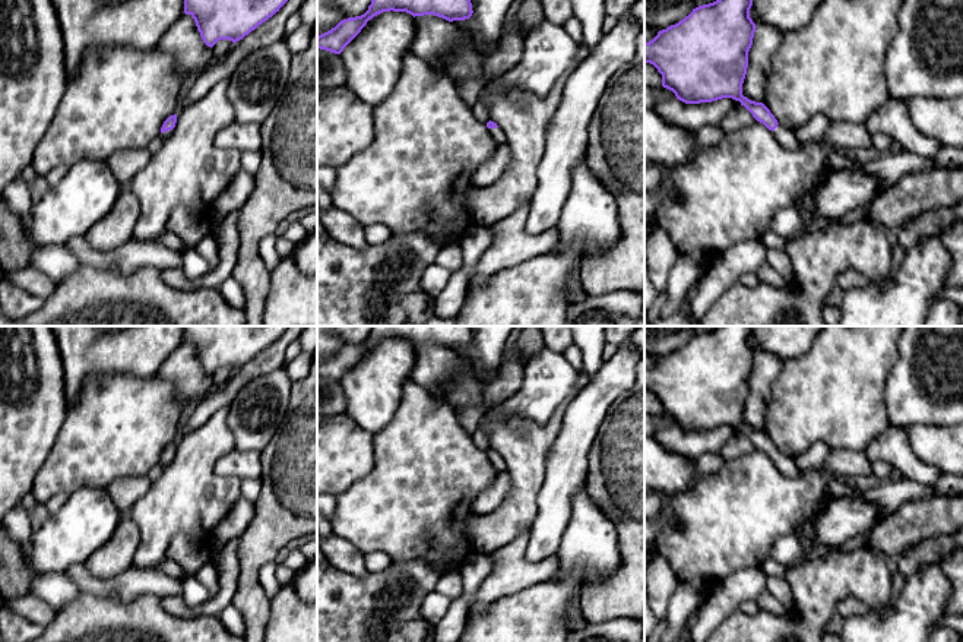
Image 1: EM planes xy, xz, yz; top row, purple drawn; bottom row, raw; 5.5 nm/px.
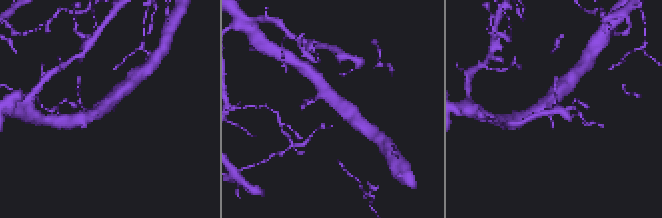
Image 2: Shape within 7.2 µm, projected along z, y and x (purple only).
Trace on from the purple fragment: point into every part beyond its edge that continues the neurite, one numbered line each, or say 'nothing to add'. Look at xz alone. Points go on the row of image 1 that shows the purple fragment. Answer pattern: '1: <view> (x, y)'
1: xz (499, 136)

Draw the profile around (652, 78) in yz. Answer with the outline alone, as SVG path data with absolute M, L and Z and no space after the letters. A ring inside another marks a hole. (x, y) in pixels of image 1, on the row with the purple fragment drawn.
M644 63L644 88L659 88L659 86L662 86L662 75L653 64Z

